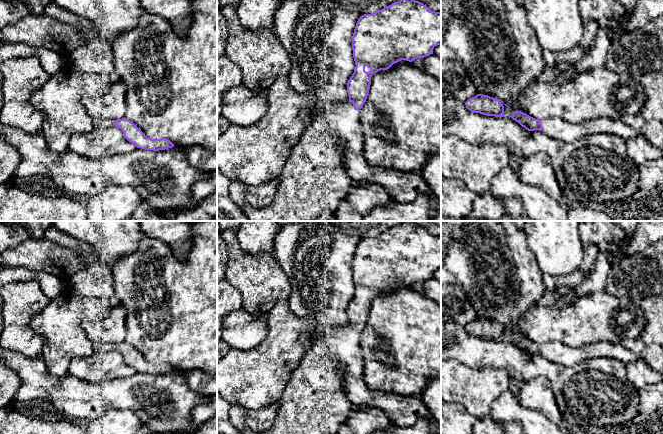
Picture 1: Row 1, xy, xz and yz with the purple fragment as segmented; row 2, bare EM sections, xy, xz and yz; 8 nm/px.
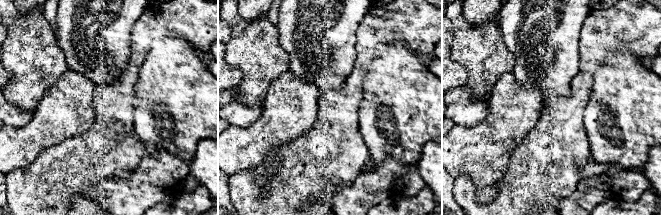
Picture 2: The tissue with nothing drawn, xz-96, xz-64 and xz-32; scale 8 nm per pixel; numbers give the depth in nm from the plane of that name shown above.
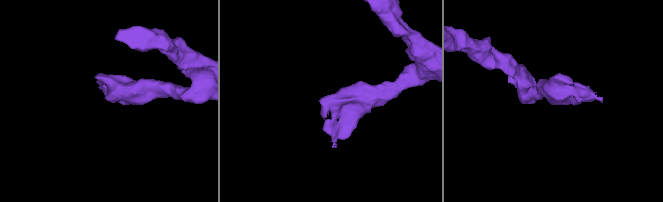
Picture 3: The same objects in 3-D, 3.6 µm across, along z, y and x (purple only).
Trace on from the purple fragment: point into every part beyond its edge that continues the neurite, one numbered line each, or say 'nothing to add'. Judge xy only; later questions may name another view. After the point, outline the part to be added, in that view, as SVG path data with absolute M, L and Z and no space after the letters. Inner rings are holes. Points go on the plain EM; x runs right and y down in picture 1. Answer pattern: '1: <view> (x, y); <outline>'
1: xy (105, 346); M103 343L97 346L98 349L104 350L104 351L112 351L115 350L114 344L109 344L109 343Z

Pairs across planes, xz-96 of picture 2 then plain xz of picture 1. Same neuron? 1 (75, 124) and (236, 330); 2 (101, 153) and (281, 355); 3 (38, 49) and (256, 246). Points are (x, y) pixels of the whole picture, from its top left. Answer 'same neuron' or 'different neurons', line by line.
1: different neurons
2: different neurons
3: different neurons

